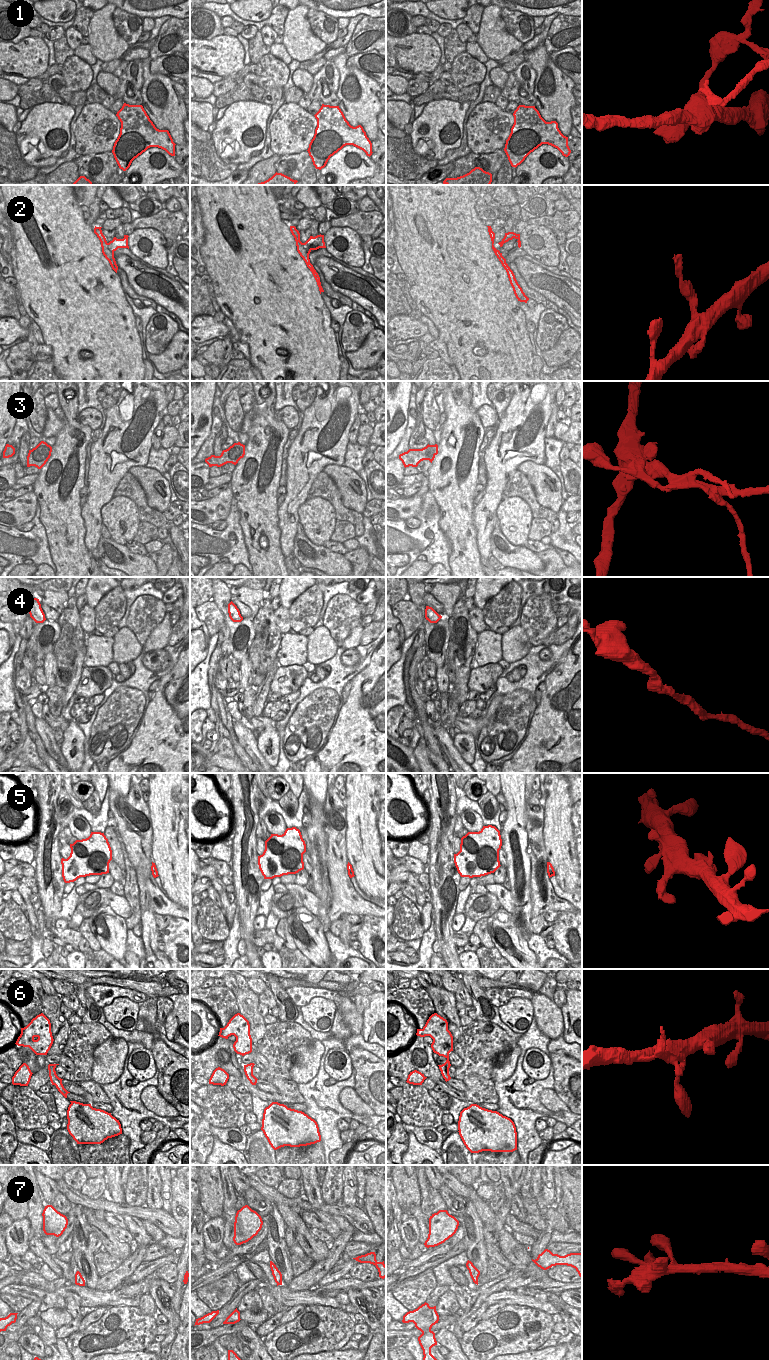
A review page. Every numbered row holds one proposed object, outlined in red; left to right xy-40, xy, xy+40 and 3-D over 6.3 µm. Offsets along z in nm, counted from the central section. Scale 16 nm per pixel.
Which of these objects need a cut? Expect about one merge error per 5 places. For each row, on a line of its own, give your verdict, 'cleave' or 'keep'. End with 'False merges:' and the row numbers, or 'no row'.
1: cleave
2: keep
3: cleave
4: keep
5: keep
6: keep
7: keep
False merges: 1, 3

